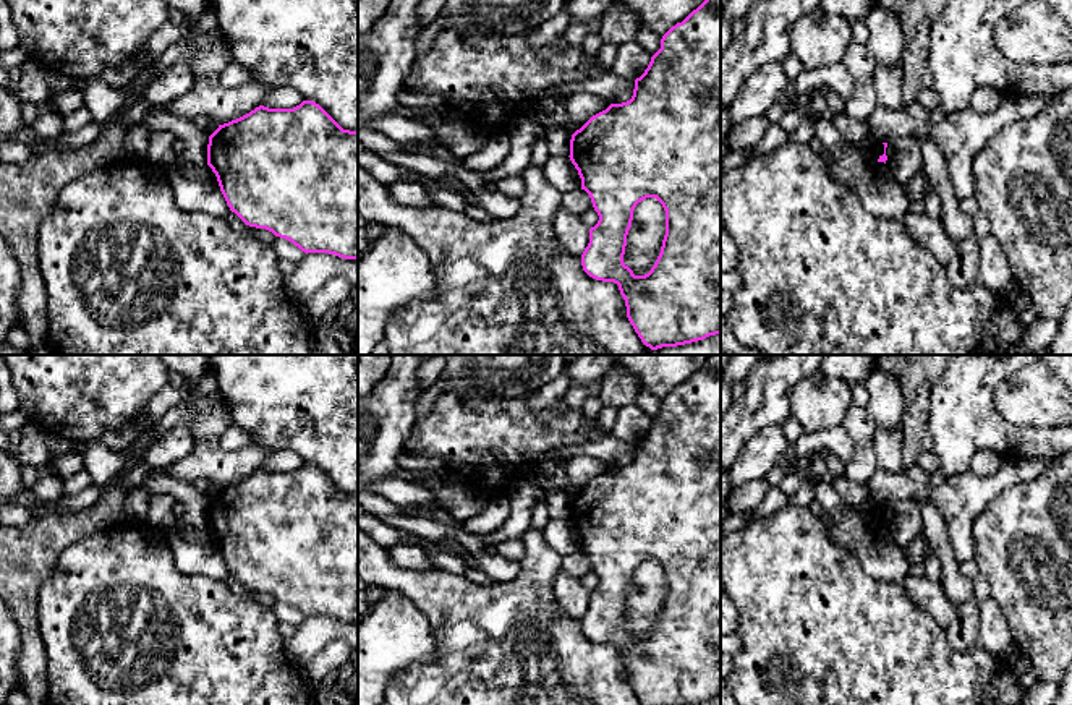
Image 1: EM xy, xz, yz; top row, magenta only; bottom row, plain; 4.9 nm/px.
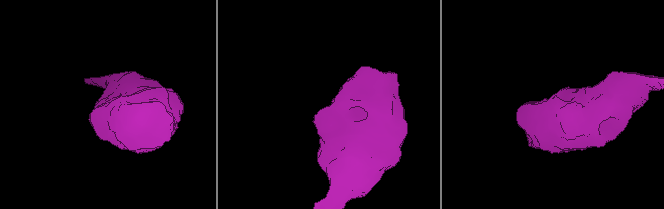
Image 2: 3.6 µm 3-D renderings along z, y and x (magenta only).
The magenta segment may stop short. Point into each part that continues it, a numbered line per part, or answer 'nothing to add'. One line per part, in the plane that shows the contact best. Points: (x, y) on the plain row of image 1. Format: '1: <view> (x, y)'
nothing to add

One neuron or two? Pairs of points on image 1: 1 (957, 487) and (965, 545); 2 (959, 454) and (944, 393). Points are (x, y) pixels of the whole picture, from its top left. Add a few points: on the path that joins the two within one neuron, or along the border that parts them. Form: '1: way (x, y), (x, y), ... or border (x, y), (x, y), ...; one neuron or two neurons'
1: way (959, 501), (959, 530); one neuron
2: way (959, 440), (959, 407); one neuron

